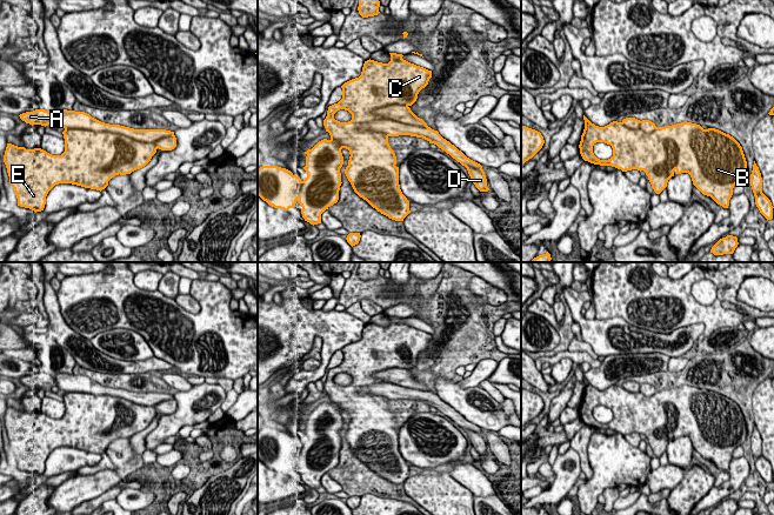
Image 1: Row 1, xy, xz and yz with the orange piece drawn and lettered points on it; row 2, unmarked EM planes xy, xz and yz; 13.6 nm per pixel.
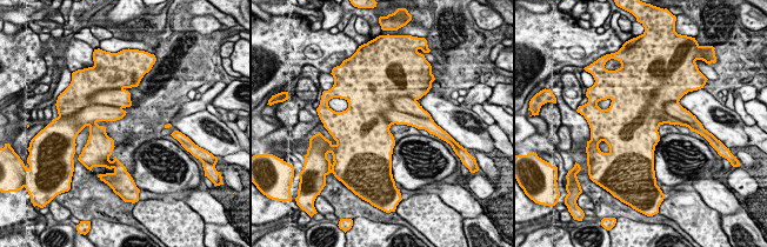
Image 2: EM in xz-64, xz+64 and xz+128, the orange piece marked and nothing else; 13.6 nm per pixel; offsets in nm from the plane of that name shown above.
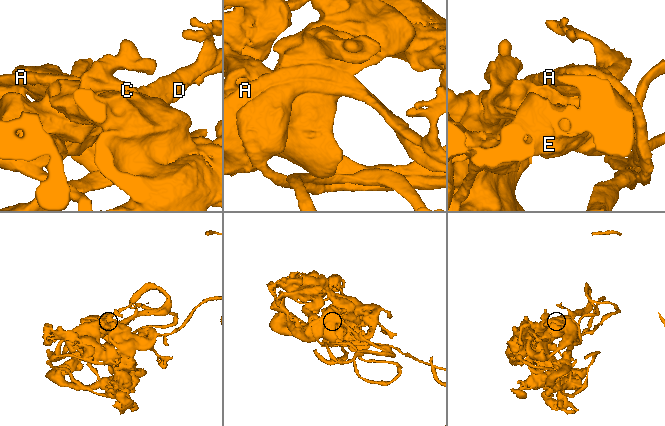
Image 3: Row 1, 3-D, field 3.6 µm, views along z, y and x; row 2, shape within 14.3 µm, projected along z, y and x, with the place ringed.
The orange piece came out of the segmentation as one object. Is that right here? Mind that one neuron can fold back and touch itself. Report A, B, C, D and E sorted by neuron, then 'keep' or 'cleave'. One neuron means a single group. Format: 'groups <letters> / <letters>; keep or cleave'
groups A B C D E; keep

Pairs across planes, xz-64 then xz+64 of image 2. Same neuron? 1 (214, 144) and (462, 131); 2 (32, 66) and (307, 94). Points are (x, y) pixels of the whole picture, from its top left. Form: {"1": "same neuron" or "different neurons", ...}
{"1": "same neuron", "2": "different neurons"}

